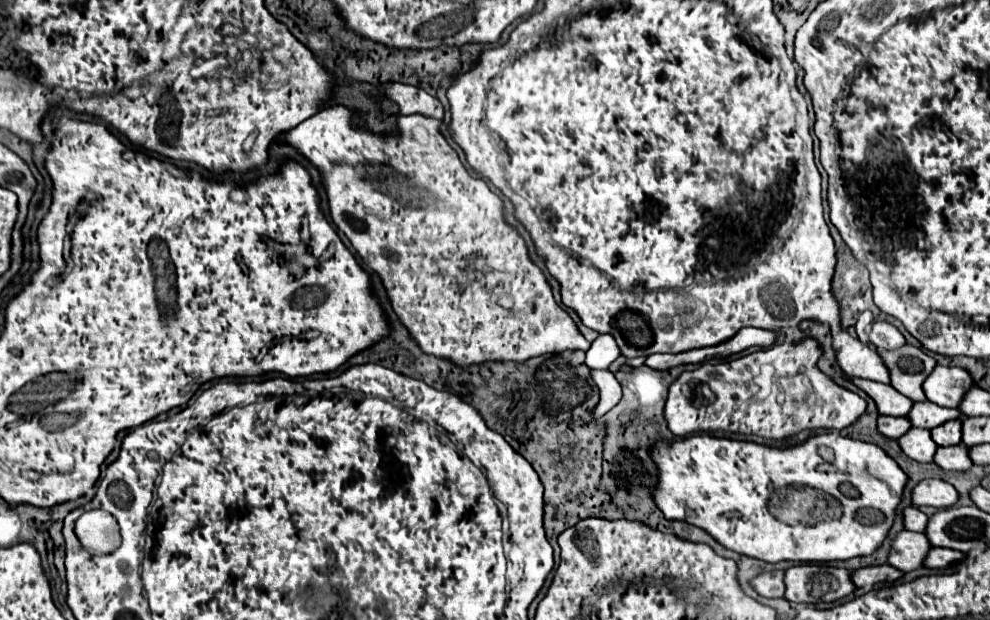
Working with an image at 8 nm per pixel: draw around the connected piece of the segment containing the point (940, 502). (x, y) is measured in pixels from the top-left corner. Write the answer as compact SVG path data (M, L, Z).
M924 479L920 481L912 491L912 503L916 507L930 505L936 509L948 509L958 503L958 491L954 485L942 481L942 479Z

